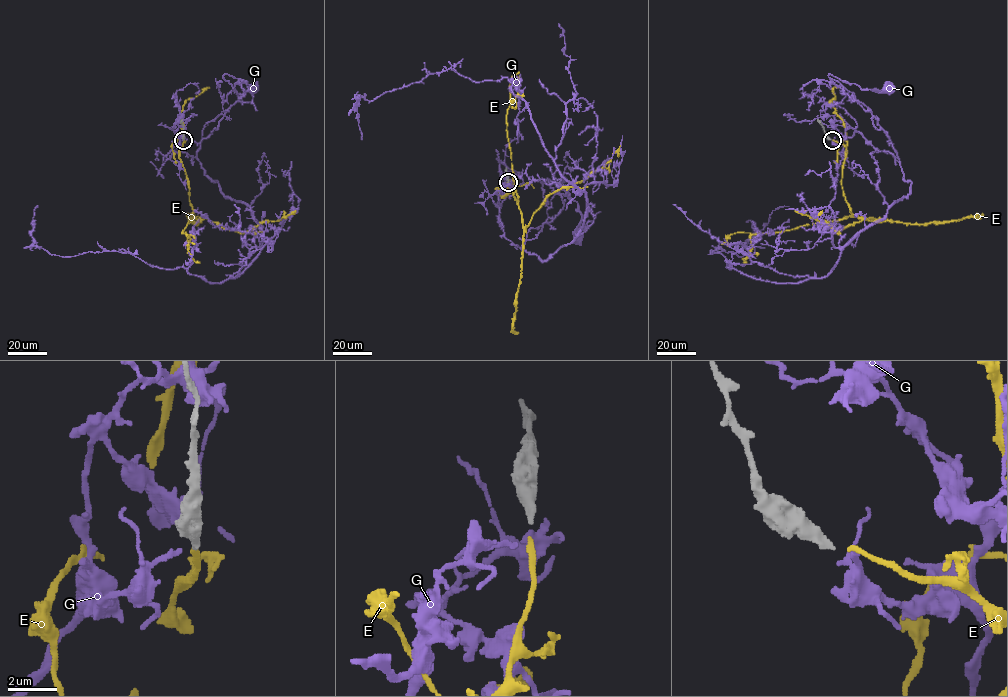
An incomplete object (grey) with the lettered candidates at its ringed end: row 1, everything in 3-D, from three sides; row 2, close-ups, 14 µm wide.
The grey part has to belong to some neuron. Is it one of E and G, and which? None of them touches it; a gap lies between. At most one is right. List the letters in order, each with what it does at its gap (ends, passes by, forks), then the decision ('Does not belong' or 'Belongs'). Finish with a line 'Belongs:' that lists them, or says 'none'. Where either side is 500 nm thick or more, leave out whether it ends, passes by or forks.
E: It ends there. Belongs
G: It ends there. Does not belong
Belongs: E

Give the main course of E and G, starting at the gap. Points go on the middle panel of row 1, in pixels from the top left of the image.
E: (508, 183), (504, 196), (513, 192), (522, 225), (526, 227), (549, 195), (571, 187), (601, 169), (620, 145)
G: (507, 183), (498, 196), (507, 239), (520, 247), (546, 220), (557, 194), (547, 179), (577, 203), (577, 239)

